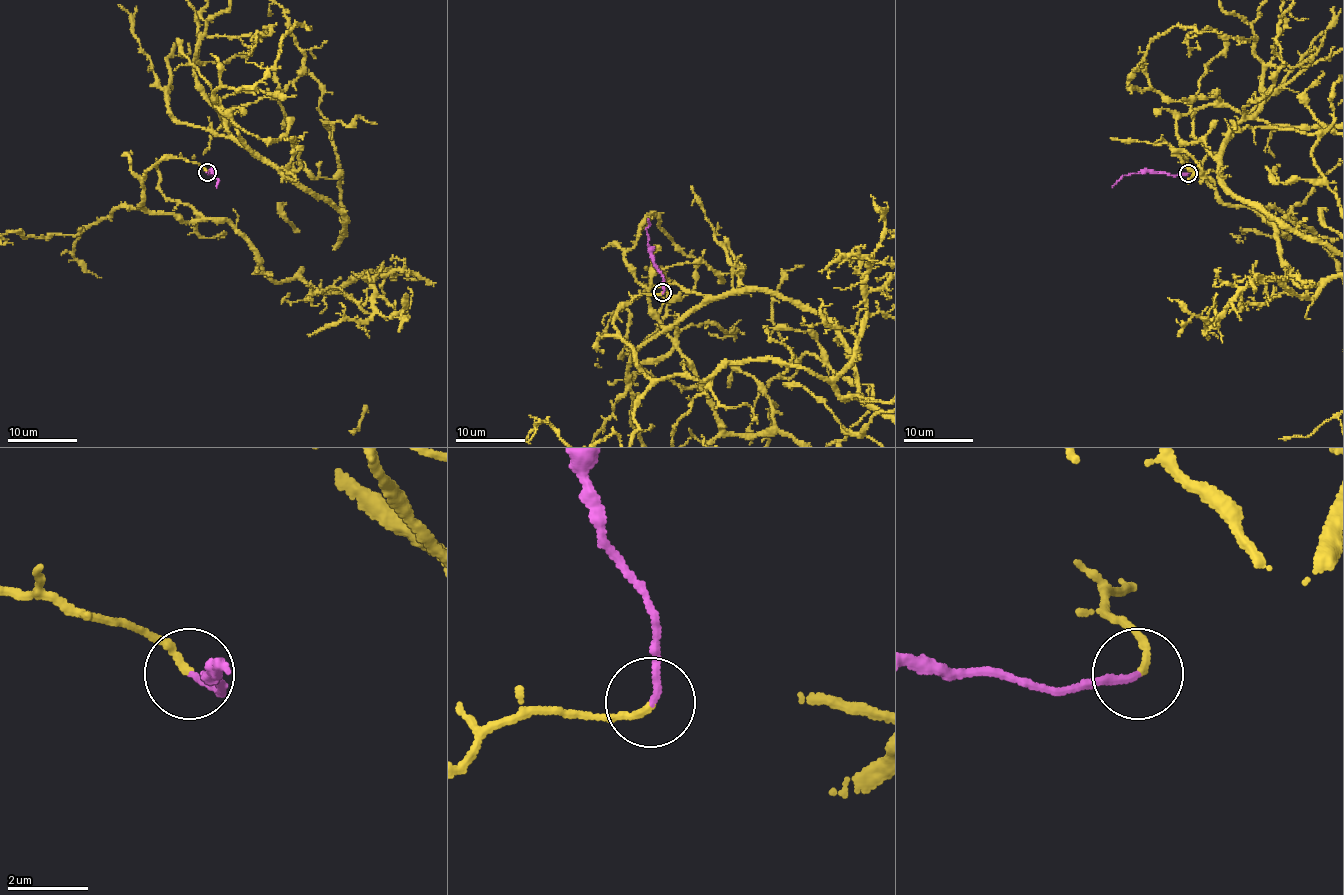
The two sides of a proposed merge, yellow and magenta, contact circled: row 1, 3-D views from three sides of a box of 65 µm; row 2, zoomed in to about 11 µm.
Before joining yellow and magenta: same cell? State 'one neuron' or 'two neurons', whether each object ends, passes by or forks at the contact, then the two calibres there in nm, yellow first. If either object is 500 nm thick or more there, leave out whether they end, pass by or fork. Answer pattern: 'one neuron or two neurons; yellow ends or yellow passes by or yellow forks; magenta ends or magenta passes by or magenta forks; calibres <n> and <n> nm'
one neuron; yellow ends; magenta ends; calibres 170 and 160 nm

